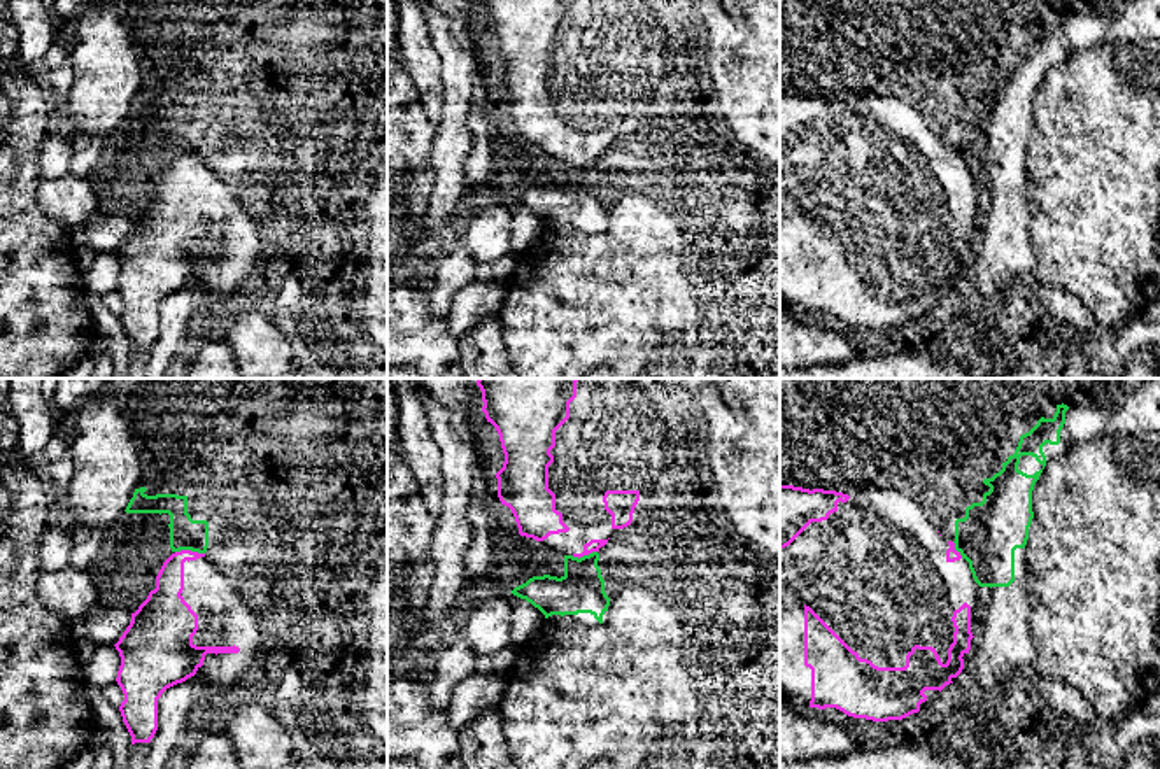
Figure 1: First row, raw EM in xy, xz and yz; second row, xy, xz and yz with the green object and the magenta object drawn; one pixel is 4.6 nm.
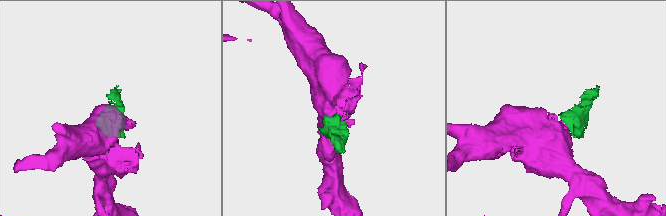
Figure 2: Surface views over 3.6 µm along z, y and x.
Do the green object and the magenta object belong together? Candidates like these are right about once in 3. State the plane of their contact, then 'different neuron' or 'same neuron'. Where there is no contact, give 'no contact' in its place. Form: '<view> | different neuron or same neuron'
xy | different neuron

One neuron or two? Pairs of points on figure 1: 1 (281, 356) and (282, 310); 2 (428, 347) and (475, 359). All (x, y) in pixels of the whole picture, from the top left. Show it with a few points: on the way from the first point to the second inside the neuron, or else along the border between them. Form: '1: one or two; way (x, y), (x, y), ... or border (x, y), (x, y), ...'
1: two; border (261, 312), (284, 335), (293, 359)
2: two; border (458, 338), (459, 359)

